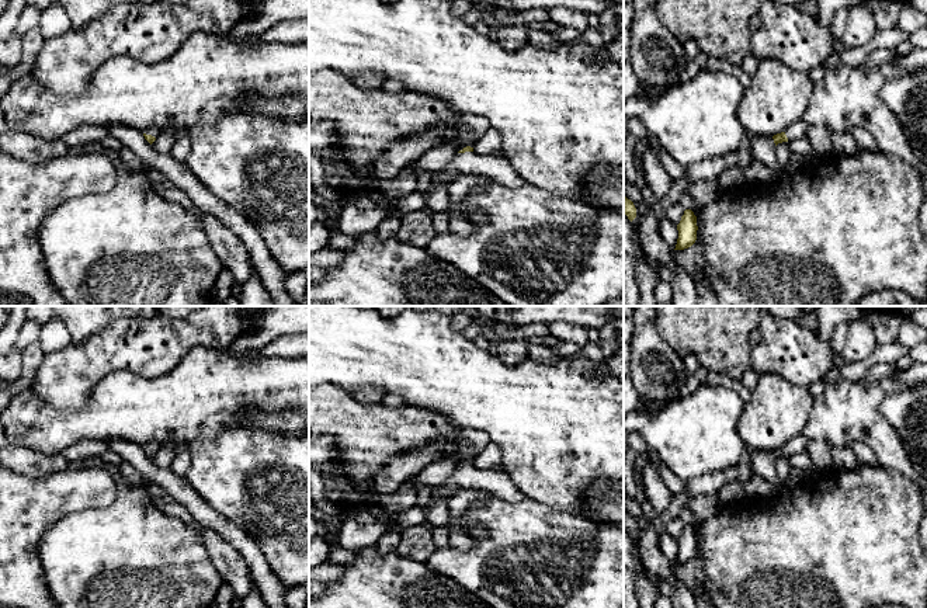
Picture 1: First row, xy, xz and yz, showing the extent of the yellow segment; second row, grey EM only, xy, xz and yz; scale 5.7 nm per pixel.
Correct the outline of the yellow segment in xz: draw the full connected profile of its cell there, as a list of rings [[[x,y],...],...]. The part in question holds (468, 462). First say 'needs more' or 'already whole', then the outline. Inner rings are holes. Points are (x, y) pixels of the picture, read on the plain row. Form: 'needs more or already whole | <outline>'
needs more | [[[471,461],[459,465],[444,484],[434,487],[431,496],[442,503],[458,490],[482,490],[510,503],[520,503],[525,498],[524,493],[503,470],[476,469]]]

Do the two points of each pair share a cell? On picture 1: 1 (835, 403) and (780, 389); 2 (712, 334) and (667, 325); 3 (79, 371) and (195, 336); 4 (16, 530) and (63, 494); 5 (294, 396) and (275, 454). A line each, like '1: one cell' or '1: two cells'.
1: two cells
2: one cell
3: one cell
4: one cell
5: two cells

